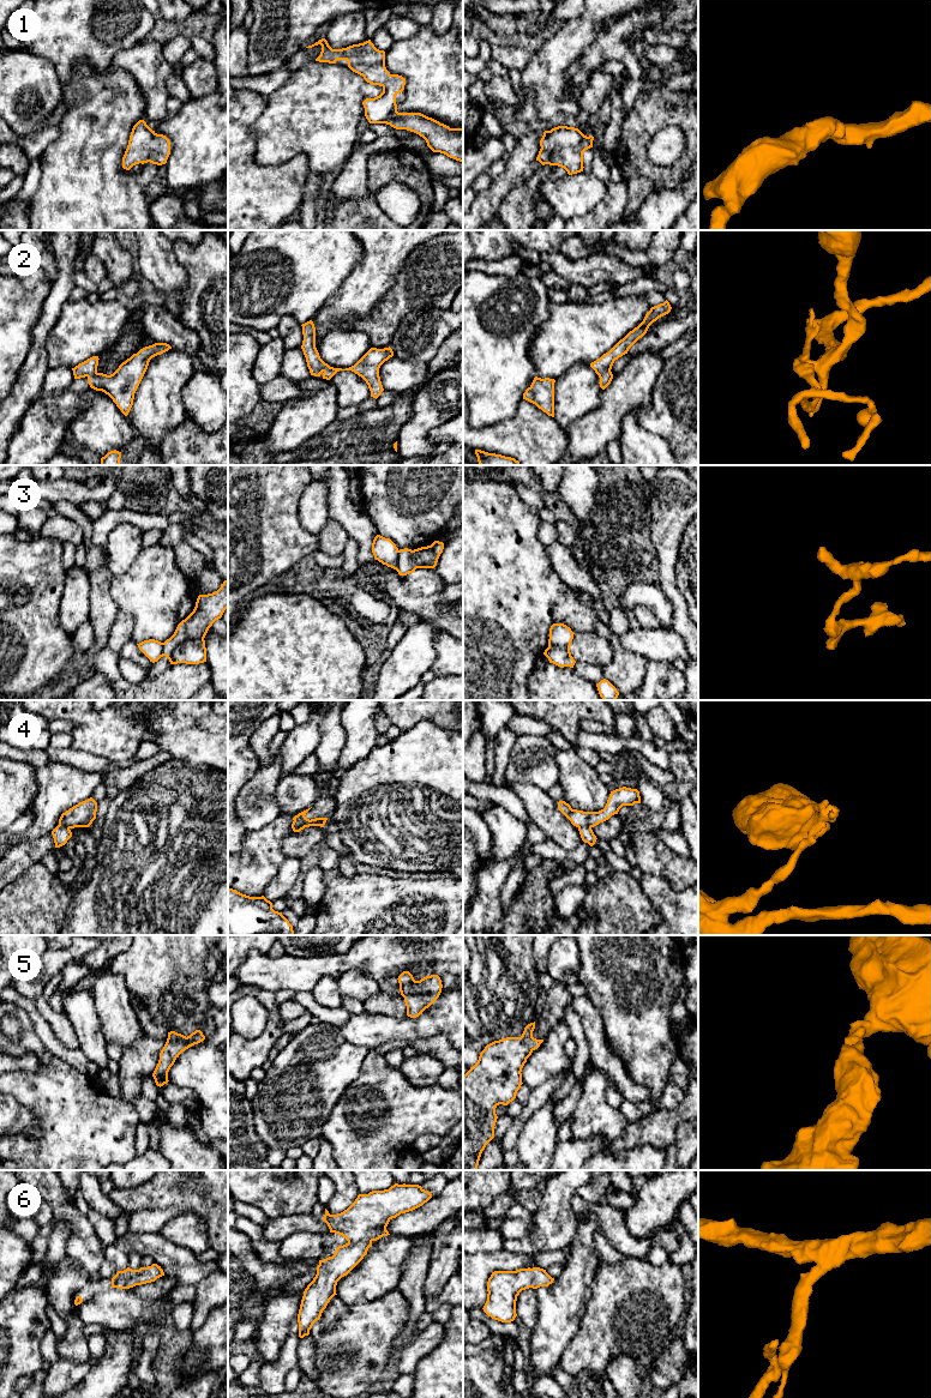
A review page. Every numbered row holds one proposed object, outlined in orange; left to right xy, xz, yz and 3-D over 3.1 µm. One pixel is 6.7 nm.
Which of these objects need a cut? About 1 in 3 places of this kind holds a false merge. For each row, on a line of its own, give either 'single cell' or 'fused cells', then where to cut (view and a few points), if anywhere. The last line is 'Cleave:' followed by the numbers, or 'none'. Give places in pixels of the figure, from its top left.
1: single cell; no cut
2: single cell; no cut
3: fused cells; cut in xy along (203, 638), (182, 642), (167, 657)
4: fused cells; cut in yz along (590, 826), (581, 826), (578, 829)
5: single cell; no cut
6: single cell; no cut
Cleave: 3, 4

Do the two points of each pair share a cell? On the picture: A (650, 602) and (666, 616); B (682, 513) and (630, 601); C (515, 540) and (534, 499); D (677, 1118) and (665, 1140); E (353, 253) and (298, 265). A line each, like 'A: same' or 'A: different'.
A: same
B: different
C: different
D: same
E: same

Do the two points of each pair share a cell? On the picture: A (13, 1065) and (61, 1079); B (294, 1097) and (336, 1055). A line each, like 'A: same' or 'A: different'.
A: different
B: same

